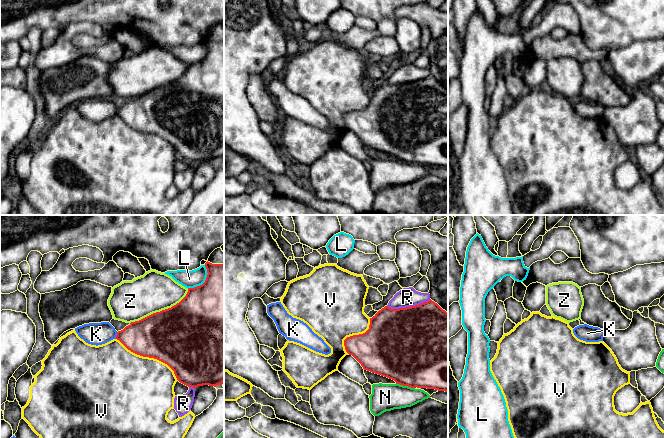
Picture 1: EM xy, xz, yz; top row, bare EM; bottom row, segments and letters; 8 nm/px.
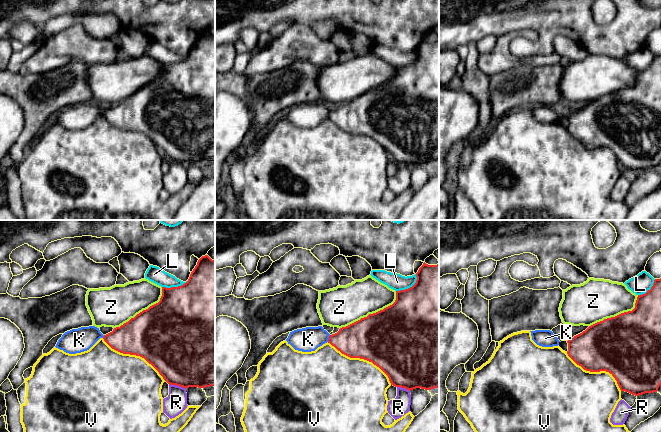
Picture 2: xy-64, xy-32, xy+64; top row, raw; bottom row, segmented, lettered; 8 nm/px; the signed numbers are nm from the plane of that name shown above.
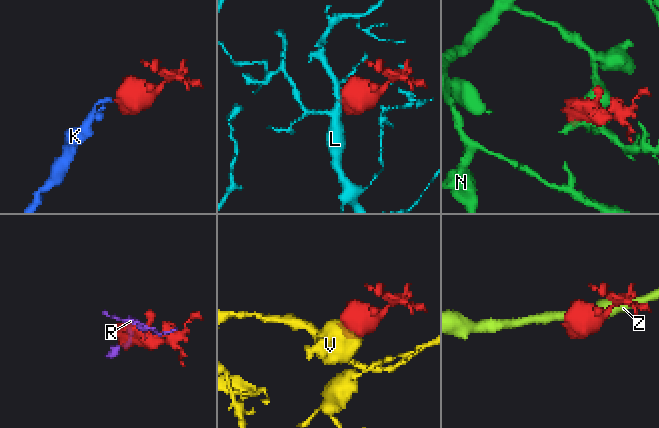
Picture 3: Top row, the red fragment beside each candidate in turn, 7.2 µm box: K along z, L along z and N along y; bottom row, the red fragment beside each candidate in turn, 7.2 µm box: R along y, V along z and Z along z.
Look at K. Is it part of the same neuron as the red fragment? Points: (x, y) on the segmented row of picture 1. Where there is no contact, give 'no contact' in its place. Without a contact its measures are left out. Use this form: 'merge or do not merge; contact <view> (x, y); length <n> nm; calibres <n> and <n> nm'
do not merge; contact xy (117, 335); length 60 nm; calibres 320 and 180 nm

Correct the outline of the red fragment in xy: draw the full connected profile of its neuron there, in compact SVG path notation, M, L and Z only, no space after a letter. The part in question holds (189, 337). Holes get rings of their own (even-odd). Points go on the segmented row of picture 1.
M207 261L205 267L208 273L205 282L200 286L188 288L186 296L179 303L131 322L118 331L116 336L131 352L167 364L180 383L193 388L203 385L216 387L224 382L224 263L212 264Z

